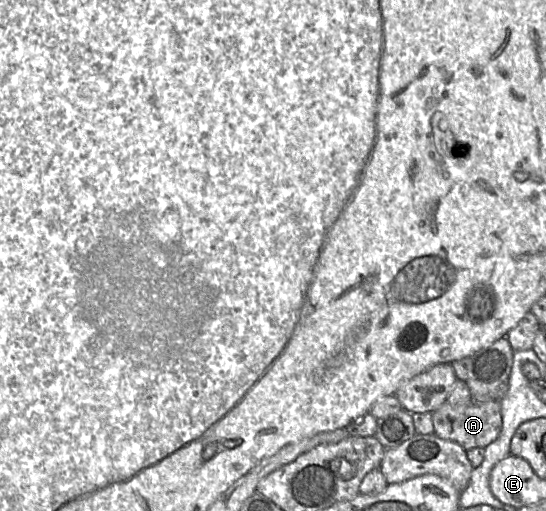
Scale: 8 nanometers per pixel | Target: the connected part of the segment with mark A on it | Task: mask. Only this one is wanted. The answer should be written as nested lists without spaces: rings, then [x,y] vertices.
[[[487,401],[484,403],[470,402],[464,405],[453,406],[444,402],[432,412],[434,434],[444,440],[459,444],[465,451],[474,448],[485,448],[494,442],[502,427],[501,402]]]

